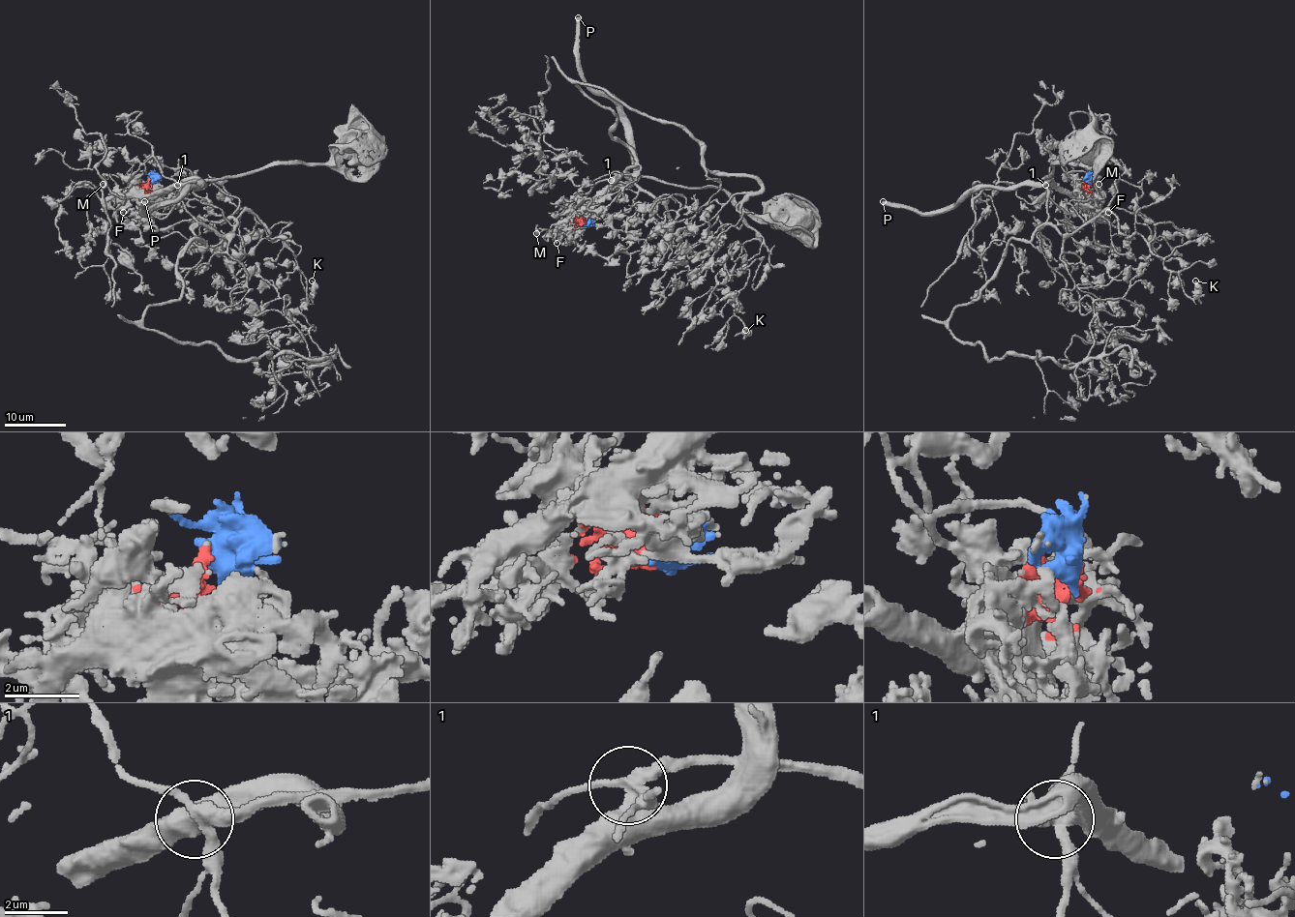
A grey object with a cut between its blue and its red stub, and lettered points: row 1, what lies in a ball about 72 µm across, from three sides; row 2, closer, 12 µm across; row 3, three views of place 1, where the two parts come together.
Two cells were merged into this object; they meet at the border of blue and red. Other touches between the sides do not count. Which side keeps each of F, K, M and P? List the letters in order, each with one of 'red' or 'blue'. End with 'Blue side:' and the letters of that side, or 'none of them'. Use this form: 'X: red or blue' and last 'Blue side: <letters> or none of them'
F: red
K: blue
M: red
P: red
Blue side: K

